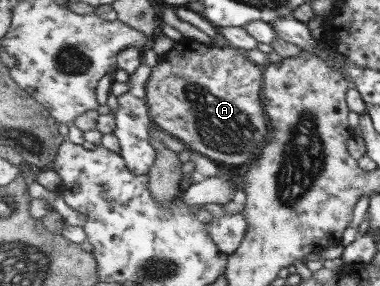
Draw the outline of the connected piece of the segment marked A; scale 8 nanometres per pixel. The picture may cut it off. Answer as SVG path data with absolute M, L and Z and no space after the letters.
M181 38L175 43L175 46L168 51L162 58L158 60L158 63L153 67L152 75L146 85L147 91L147 105L149 108L149 115L153 121L153 124L158 126L162 131L168 132L172 137L177 138L182 142L185 147L188 147L195 153L204 155L214 162L220 162L222 164L228 164L231 166L241 165L258 157L260 149L262 149L262 143L268 135L268 127L266 127L266 119L264 119L265 111L262 111L262 105L260 105L260 69L257 65L250 62L250 60L244 59L244 56L231 46L218 47L218 45L202 44L194 39Z

